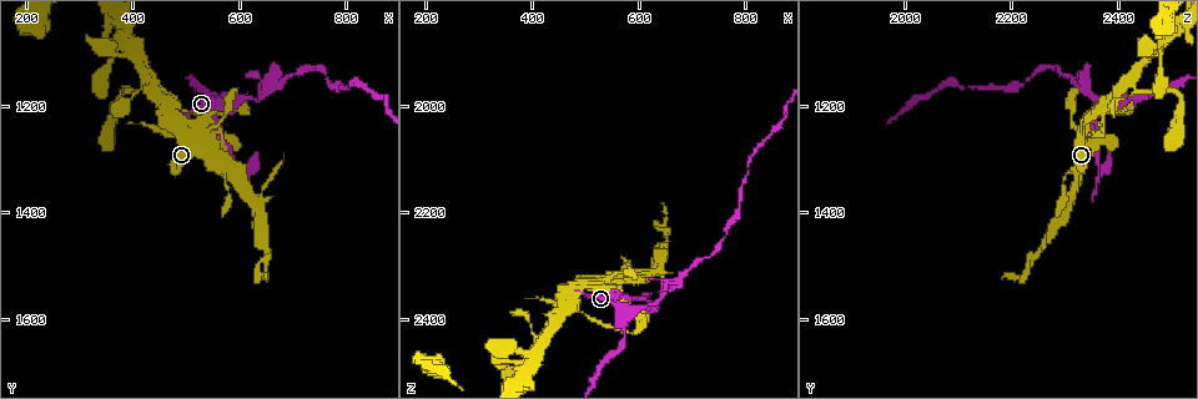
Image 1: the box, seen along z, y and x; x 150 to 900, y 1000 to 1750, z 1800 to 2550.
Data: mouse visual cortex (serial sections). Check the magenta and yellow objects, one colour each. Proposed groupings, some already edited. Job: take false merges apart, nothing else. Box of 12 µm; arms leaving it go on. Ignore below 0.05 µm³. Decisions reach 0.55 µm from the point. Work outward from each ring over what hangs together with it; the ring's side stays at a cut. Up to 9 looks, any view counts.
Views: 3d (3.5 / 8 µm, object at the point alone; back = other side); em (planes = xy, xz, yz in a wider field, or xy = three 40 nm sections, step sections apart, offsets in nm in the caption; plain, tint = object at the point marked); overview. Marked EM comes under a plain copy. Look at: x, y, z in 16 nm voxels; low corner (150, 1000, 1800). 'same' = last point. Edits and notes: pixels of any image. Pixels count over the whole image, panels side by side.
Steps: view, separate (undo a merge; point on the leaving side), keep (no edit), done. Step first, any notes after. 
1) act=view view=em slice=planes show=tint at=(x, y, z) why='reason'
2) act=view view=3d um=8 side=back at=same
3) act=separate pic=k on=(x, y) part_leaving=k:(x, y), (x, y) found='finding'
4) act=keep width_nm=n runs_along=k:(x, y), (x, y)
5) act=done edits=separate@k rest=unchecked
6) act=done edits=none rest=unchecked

act=view view=3d um=3.5 at=(615, 1330, 2365) why='abrupt turn'

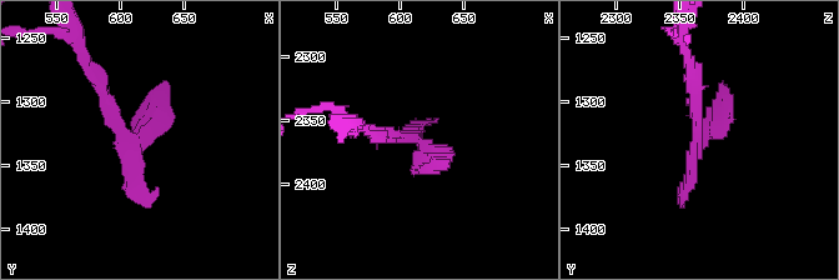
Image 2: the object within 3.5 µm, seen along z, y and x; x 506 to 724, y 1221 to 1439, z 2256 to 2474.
act=view view=em slice=xy step=5 show=tint at=(612, 1332, 2362) why='shape alone is not enough'

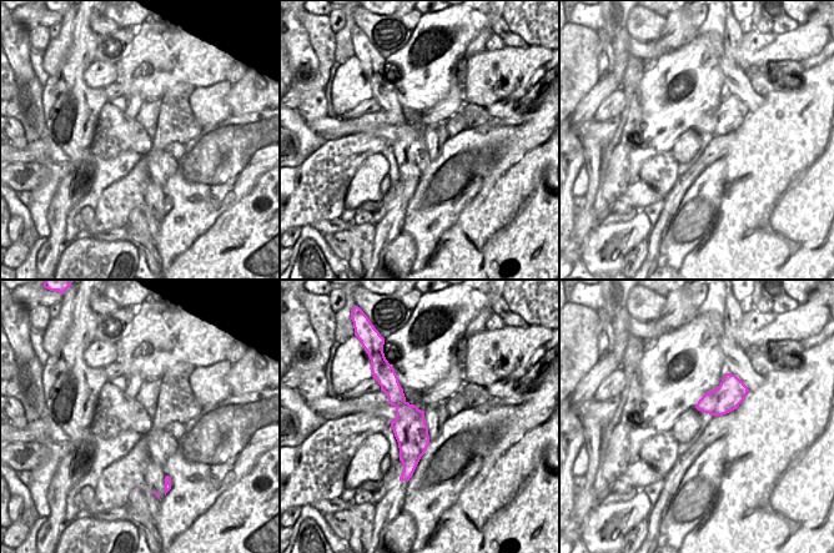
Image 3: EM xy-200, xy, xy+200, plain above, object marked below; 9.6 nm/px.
act=keep found='continuous, no second cell'

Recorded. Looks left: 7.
act=view view=3d um=8 at=(570, 1225, 2310) why='thin neck'

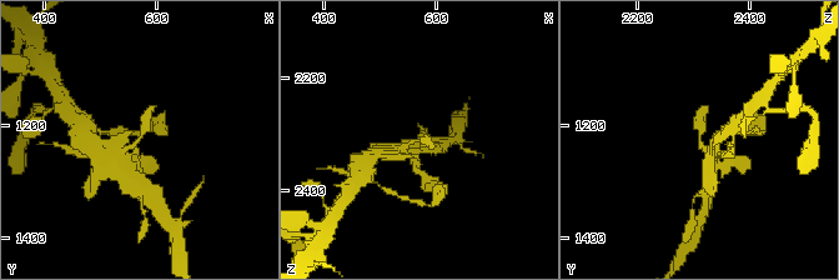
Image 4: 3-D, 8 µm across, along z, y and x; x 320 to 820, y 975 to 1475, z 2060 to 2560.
act=view view=em slice=xy step=5 show=tint at=(565, 1230, 2315)

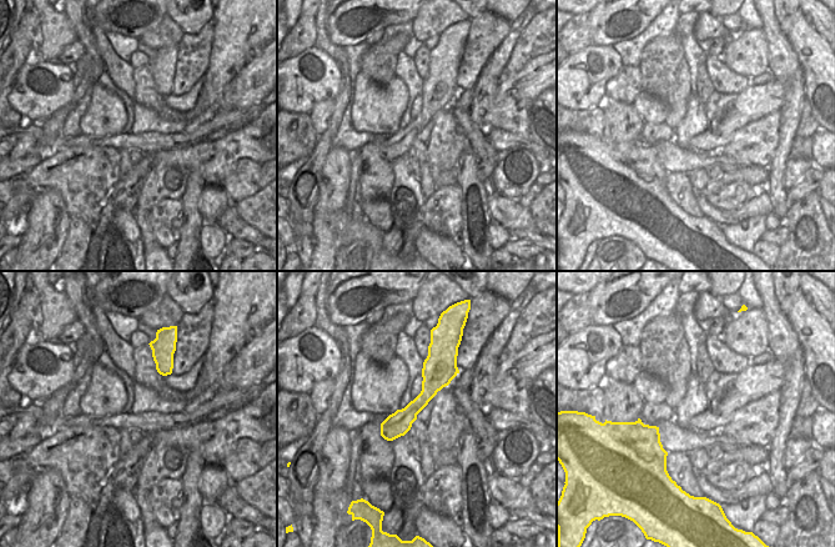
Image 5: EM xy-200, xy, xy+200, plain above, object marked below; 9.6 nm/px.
act=keep runs_along=4:(111, 163), (139, 140), (152, 109) found='one cell here'

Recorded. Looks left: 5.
act=view view=3d um=3.5 at=(570, 1190, 2425) why='a narrow waist'

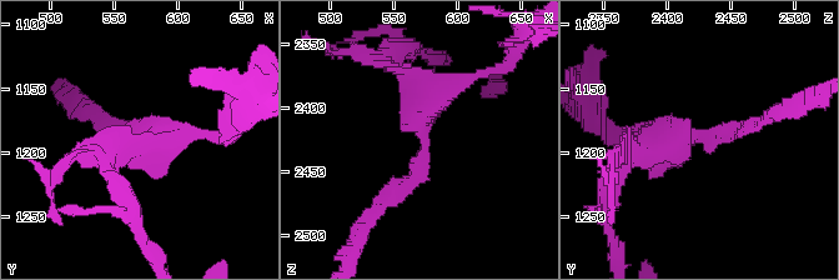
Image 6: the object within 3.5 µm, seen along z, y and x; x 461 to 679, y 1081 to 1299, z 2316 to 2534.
act=view view=em slice=xy step=2 show=tint at=(576, 1186, 2428) arm_widths_nm=200,200 why='need the tissue'

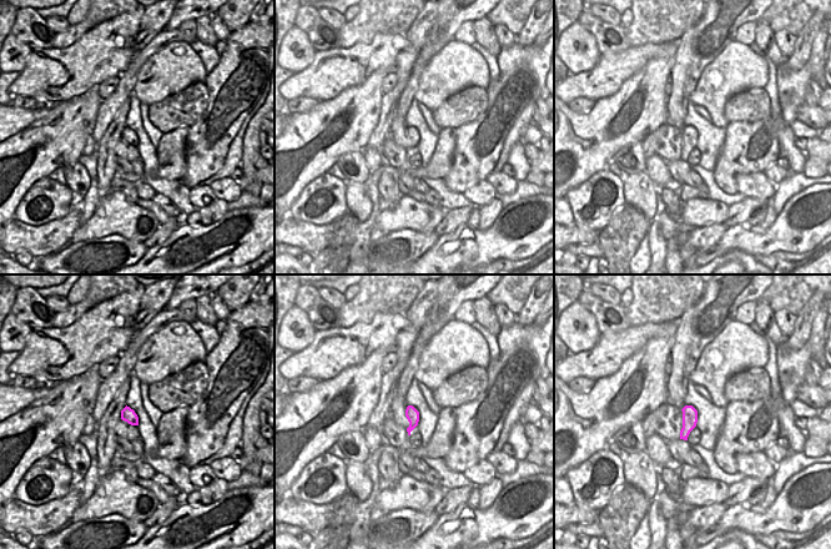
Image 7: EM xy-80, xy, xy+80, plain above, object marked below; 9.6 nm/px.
act=keep runs_along=6:(637, 148), (768, 118) found='all the same cell'

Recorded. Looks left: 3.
act=view view=3d um=8 at=(460, 1210, 2365) why='side arm on a straight run'

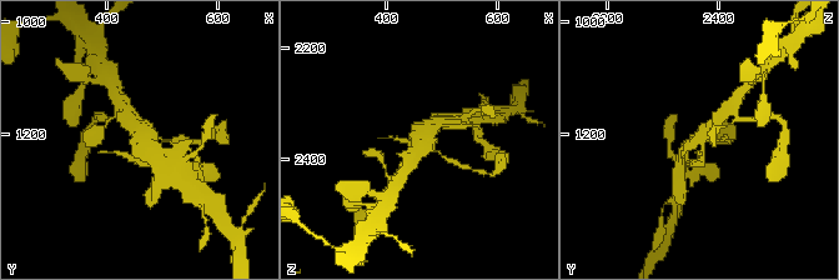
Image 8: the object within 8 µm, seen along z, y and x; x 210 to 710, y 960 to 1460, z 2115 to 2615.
act=view view=3d um=3.5 at=(470, 1210, 2365) why='zoom in'

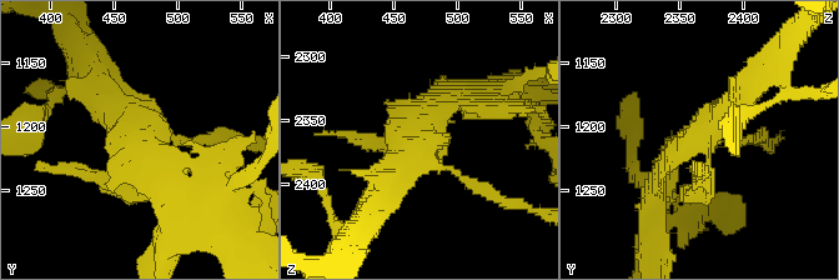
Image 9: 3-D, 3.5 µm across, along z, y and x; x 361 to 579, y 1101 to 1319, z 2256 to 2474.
act=view view=em slice=xy step=3 show=tint at=(466, 1210, 2364) why='now the EM'

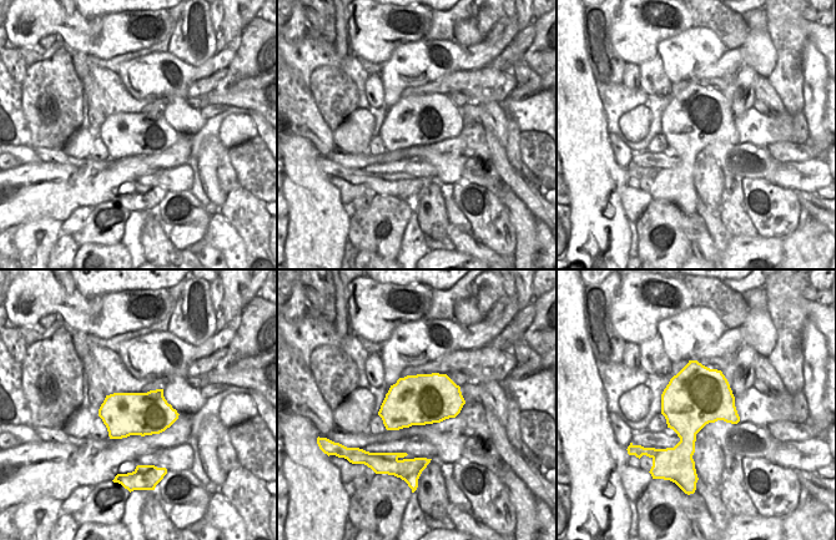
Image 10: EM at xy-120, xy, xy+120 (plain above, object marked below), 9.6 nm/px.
act=keep found='one cell here'

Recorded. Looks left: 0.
act=done edits=none rest=unchecked

